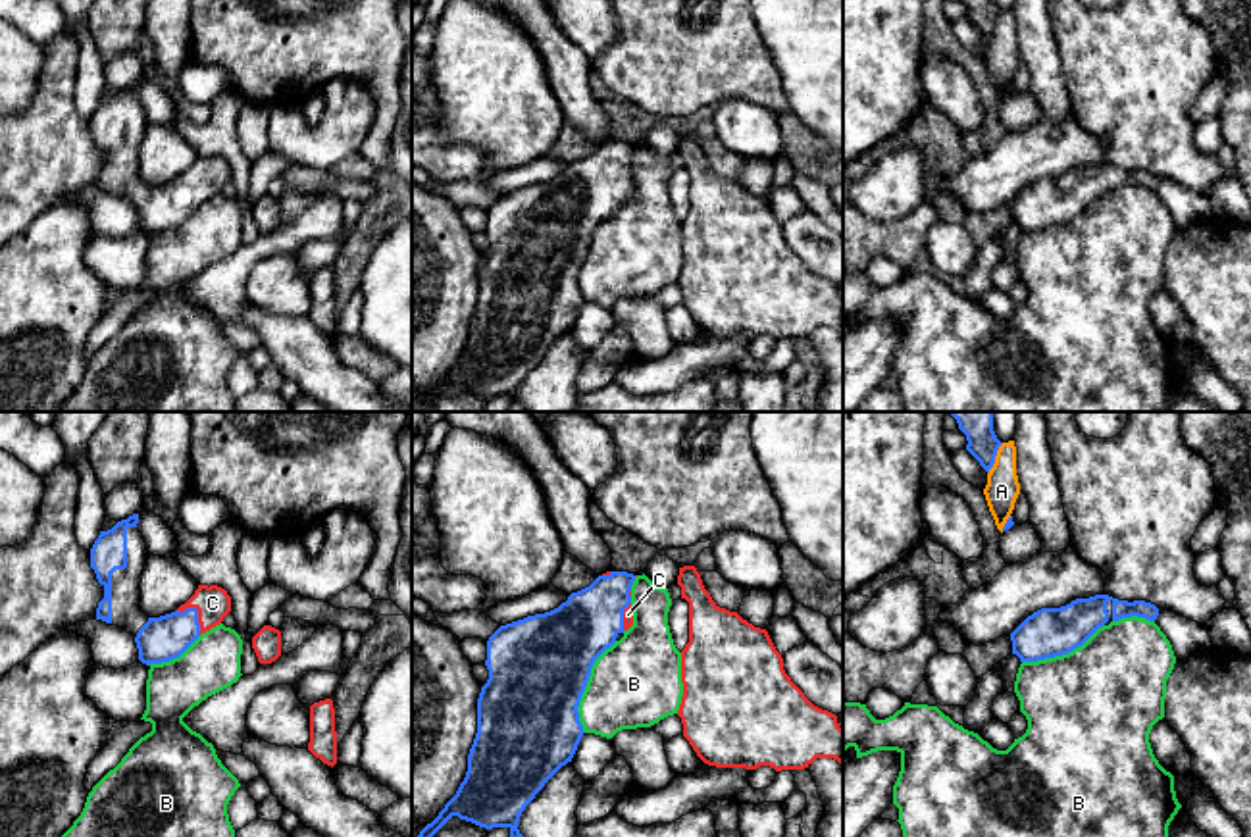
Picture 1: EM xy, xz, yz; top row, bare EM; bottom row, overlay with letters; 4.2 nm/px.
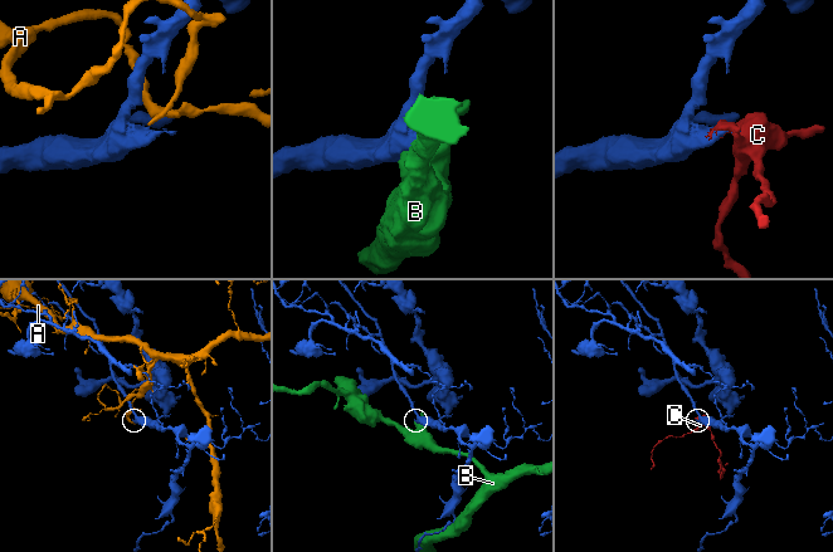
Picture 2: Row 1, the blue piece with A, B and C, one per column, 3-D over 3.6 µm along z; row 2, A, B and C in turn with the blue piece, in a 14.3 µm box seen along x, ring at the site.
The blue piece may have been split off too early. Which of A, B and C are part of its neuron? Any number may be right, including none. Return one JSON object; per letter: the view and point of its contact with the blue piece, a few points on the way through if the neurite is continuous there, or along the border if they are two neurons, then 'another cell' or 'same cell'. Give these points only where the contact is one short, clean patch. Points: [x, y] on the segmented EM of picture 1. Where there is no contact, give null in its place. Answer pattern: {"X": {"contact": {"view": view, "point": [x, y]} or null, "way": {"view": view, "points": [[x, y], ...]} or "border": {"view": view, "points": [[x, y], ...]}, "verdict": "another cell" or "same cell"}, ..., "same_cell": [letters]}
{"A": {"contact": {"view": "yz", "point": [994, 458]}, "verdict": "another cell"}, "B": {"contact": {"view": "xz", "point": [586, 685]}, "verdict": "another cell"}, "C": {"contact": {"view": "xy", "point": [197, 612]}, "verdict": "same cell"}, "same_cell": ["C"]}

